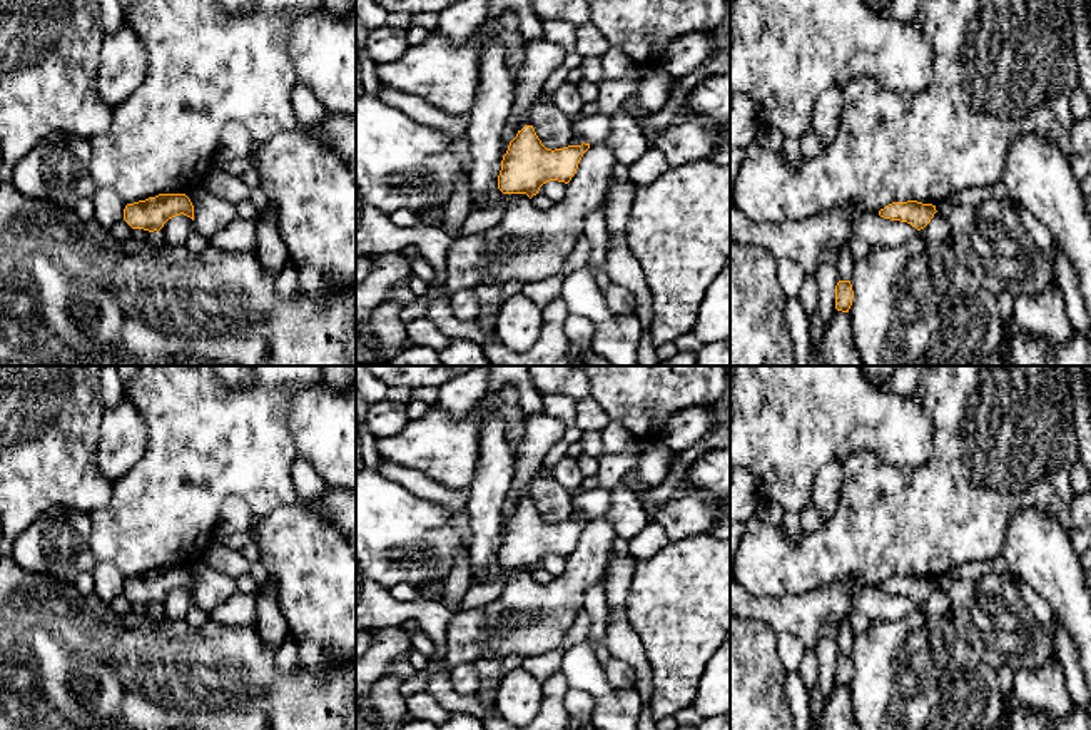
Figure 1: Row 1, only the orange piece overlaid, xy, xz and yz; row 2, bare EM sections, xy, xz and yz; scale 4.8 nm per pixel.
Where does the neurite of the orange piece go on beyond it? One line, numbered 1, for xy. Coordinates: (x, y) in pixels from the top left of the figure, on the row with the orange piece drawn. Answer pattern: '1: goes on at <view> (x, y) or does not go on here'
1: does not go on here

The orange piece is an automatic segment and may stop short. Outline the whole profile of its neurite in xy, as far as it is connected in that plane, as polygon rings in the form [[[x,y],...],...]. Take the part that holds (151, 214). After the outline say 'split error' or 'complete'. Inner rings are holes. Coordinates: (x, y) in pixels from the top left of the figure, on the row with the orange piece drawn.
[[[159,194],[145,200],[127,204],[124,221],[132,229],[159,232],[169,219],[180,214],[194,221],[194,205],[185,194]]]; complete

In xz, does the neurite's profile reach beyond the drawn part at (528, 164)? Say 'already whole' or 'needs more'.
already whole

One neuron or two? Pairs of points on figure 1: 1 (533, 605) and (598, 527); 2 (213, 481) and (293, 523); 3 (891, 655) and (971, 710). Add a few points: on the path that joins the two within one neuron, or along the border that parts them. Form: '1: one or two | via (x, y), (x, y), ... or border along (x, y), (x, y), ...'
1: one | via (557, 595), (587, 565), (593, 550)
2: two | border along (296, 501), (278, 506), (258, 518)
3: one | via (911, 675), (938, 702), (951, 702)

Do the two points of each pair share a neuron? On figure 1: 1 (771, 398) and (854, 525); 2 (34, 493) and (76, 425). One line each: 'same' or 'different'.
1: different
2: same

